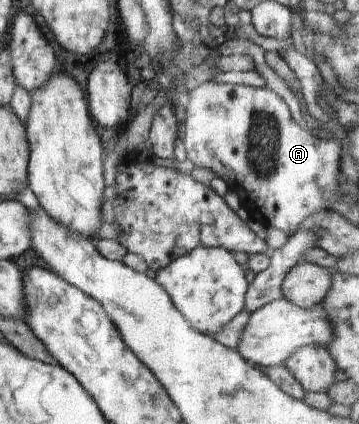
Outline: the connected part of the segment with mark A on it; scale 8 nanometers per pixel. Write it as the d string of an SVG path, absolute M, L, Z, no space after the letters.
M214 80L188 91L189 102L186 106L185 135L183 145L186 159L194 167L211 169L226 183L233 183L231 190L237 189L241 205L248 205L261 213L261 221L275 229L293 235L298 225L311 214L325 210L327 201L341 199L340 175L341 153L340 138L324 140L299 126L283 98L266 87L254 88L243 84L219 83Z

